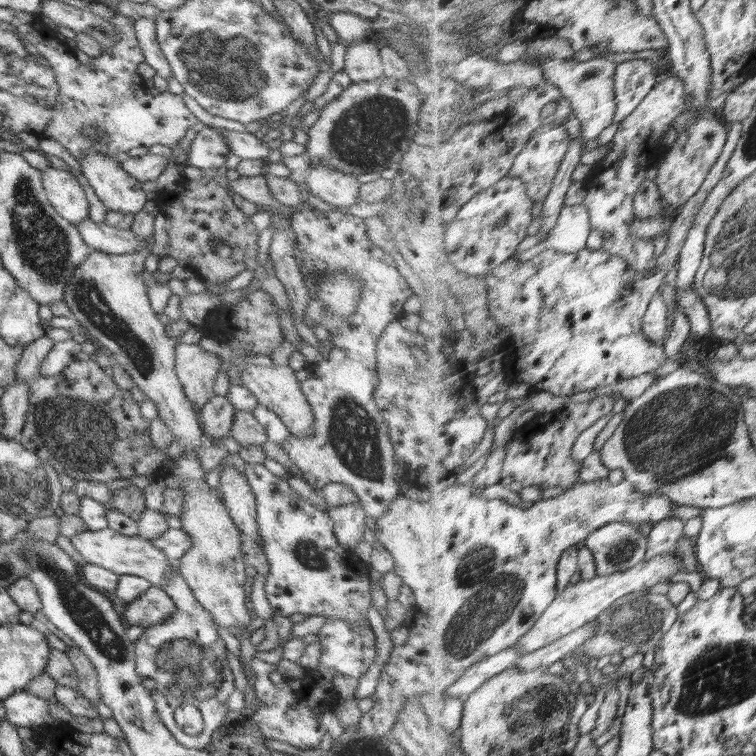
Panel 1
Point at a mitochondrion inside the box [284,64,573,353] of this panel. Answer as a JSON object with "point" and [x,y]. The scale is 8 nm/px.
{"point":[369,129]}

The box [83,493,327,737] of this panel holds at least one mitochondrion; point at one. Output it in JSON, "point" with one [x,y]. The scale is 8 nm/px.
{"point":[191,677]}

